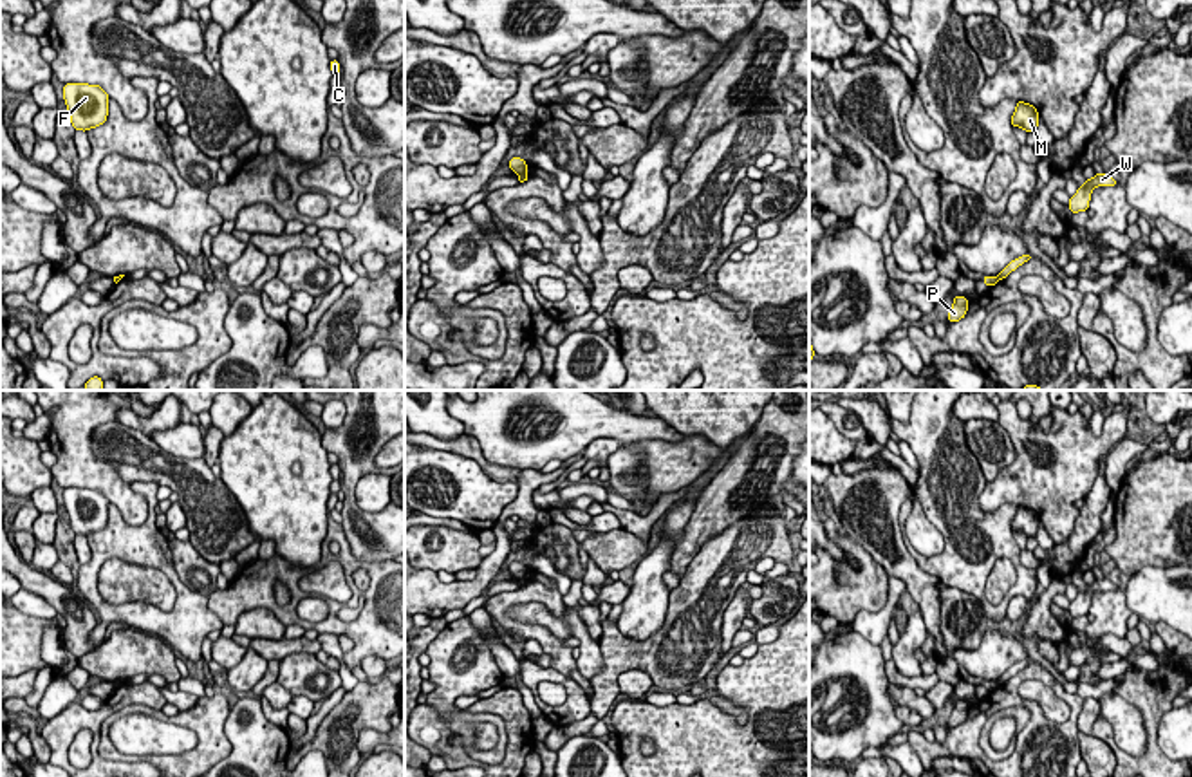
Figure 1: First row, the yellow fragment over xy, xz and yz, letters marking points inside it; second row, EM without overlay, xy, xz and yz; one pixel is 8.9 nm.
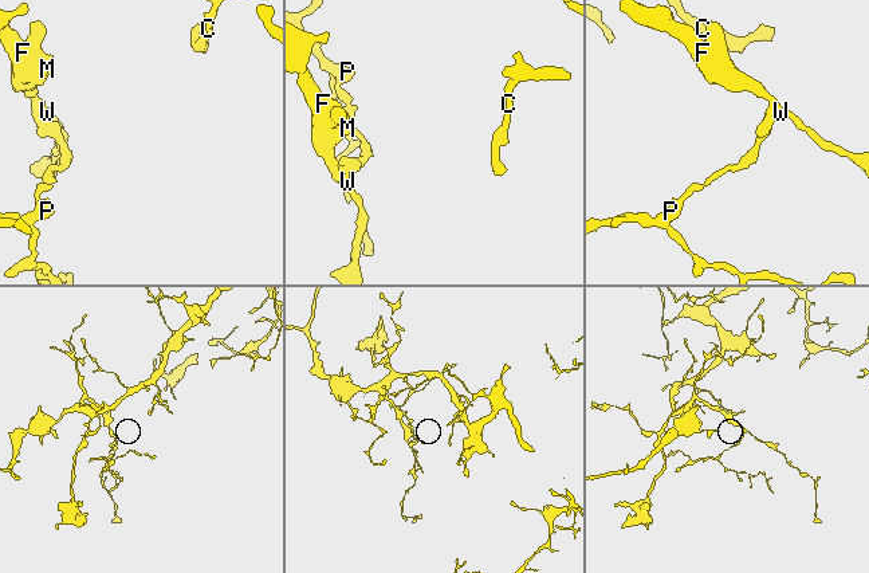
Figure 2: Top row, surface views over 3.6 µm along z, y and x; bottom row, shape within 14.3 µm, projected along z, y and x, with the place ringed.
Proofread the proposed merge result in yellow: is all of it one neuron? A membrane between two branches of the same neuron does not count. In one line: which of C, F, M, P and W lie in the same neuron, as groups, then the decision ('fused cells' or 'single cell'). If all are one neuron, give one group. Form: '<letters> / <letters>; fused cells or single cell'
C F M W / P; fused cells

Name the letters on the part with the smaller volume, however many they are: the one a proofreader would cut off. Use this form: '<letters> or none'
P

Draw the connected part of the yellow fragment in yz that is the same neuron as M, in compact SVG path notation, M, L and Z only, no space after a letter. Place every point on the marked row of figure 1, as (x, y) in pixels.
M1017 101L1015 112L1011 116L1011 126L1024 128L1028 134L1037 134L1038 119L1040 116L1033 105Z

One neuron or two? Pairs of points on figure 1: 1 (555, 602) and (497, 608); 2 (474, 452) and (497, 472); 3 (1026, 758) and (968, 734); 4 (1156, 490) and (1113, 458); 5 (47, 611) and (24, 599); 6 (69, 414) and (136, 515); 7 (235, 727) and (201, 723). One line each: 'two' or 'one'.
1: one
2: one
3: one
4: two
5: one
6: one
7: two

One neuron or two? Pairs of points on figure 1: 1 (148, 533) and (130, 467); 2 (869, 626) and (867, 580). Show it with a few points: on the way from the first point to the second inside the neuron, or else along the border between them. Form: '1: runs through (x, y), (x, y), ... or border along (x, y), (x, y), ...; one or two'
1: border along (130, 483), (156, 481), (159, 485); two
2: border along (889, 575), (887, 602), (860, 611), (849, 624); two

